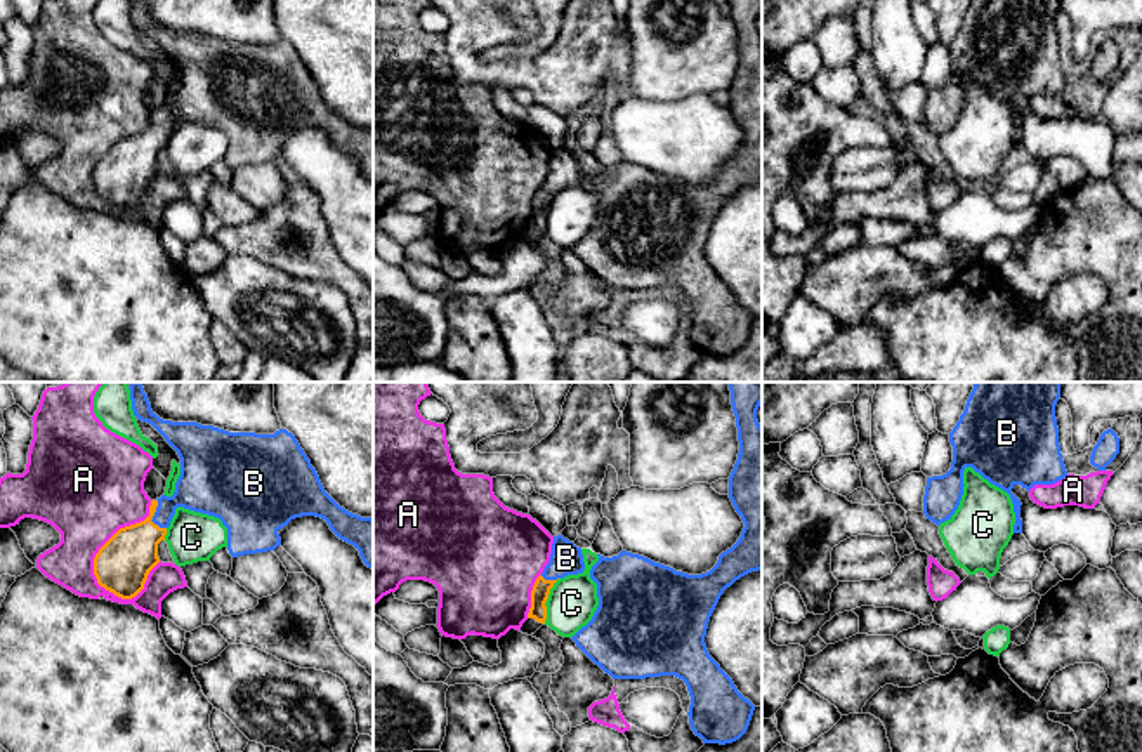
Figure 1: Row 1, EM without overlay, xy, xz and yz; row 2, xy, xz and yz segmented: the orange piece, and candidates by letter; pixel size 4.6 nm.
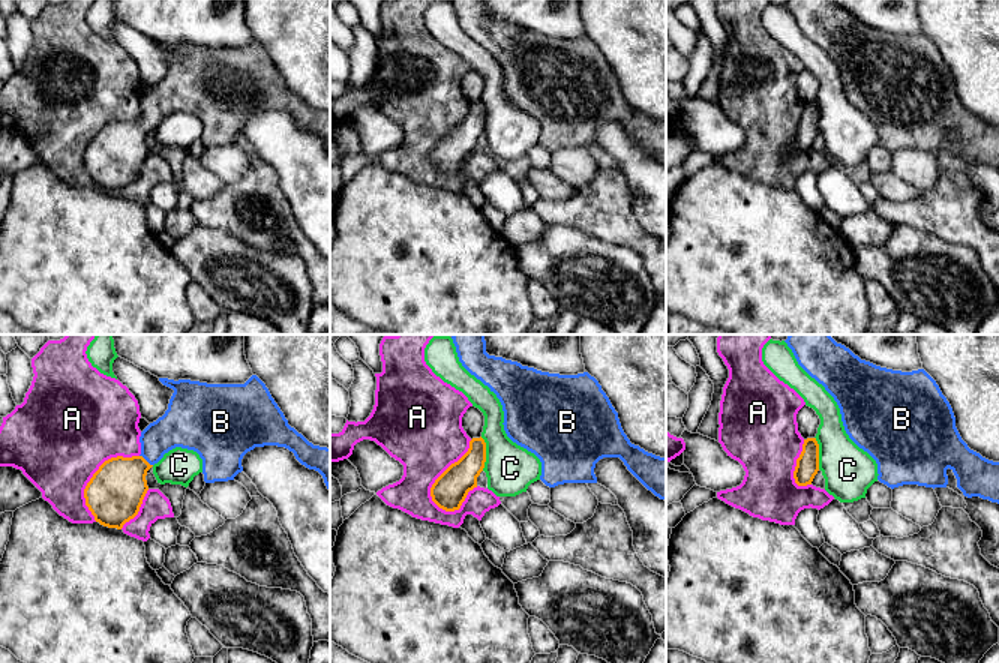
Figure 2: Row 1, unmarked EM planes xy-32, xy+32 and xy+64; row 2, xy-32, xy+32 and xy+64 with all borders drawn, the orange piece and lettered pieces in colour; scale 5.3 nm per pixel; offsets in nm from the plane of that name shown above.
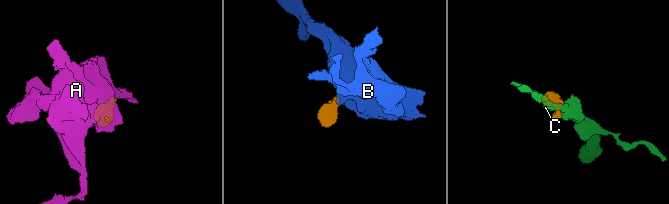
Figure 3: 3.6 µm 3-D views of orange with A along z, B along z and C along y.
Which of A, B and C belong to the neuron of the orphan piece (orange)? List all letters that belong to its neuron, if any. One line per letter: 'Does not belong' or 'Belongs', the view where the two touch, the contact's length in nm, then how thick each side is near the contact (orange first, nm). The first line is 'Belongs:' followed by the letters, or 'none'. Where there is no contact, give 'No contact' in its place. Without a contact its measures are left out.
Belongs: B
A: Does not belong. Touches orange in xy. Shared border 480 nm. Thickness 260 nm (orange) against 420 nm
B: Belongs. Touches orange in xy. Shared border 150 nm. Thickness 240 nm (orange) against 220 nm
C: Does not belong. Touches orange in xz. Shared border 220 nm. Thickness 80 nm (orange) against 220 nm

